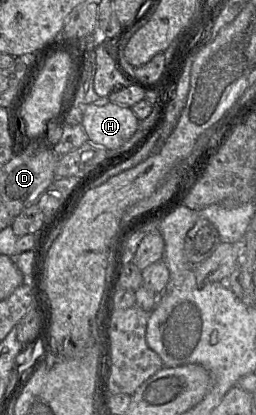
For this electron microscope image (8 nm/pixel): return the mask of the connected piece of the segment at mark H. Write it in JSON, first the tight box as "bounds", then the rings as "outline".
{"bounds":[81,103,140,152],"outline":[[[115,103],[86,106],[81,125],[88,141],[111,152],[119,151],[136,132],[140,120],[131,107]]]}

